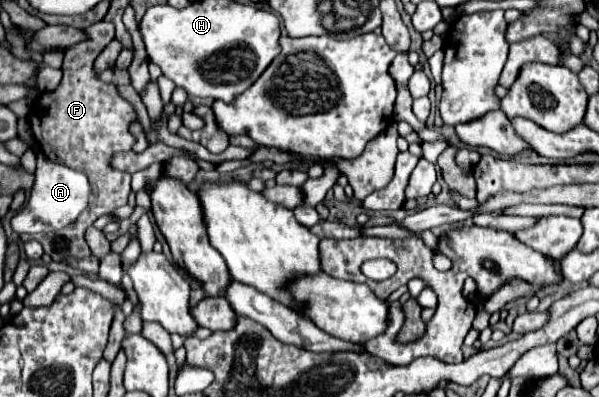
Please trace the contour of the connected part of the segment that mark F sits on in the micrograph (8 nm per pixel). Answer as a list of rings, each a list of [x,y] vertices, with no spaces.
[[[100,21],[90,25],[86,33],[90,37],[88,41],[68,47],[64,55],[64,65],[62,65],[64,77],[60,85],[50,93],[42,93],[42,97],[38,99],[38,105],[34,103],[28,115],[28,121],[34,129],[36,143],[40,145],[44,155],[54,163],[62,163],[62,165],[86,171],[90,179],[90,189],[92,189],[90,205],[76,219],[76,223],[72,223],[70,227],[64,227],[62,231],[28,235],[30,239],[36,239],[42,243],[44,251],[52,257],[52,261],[64,261],[70,257],[76,257],[76,259],[92,257],[92,251],[88,249],[88,243],[84,239],[84,231],[94,225],[100,213],[110,213],[120,205],[128,203],[128,195],[130,195],[130,173],[122,173],[114,169],[112,155],[120,151],[130,151],[134,147],[136,139],[134,135],[130,135],[128,125],[136,117],[136,113],[132,105],[118,95],[116,87],[102,83],[92,69],[98,53],[114,39],[114,25],[108,21]]]

